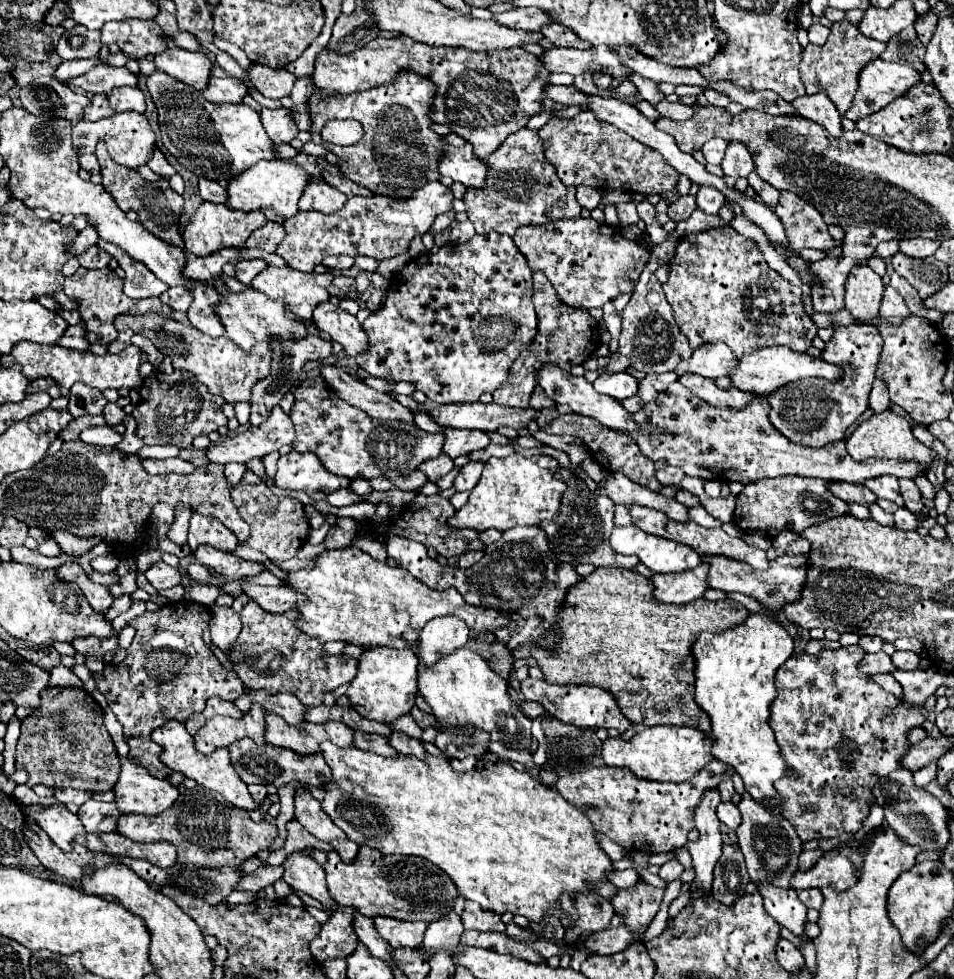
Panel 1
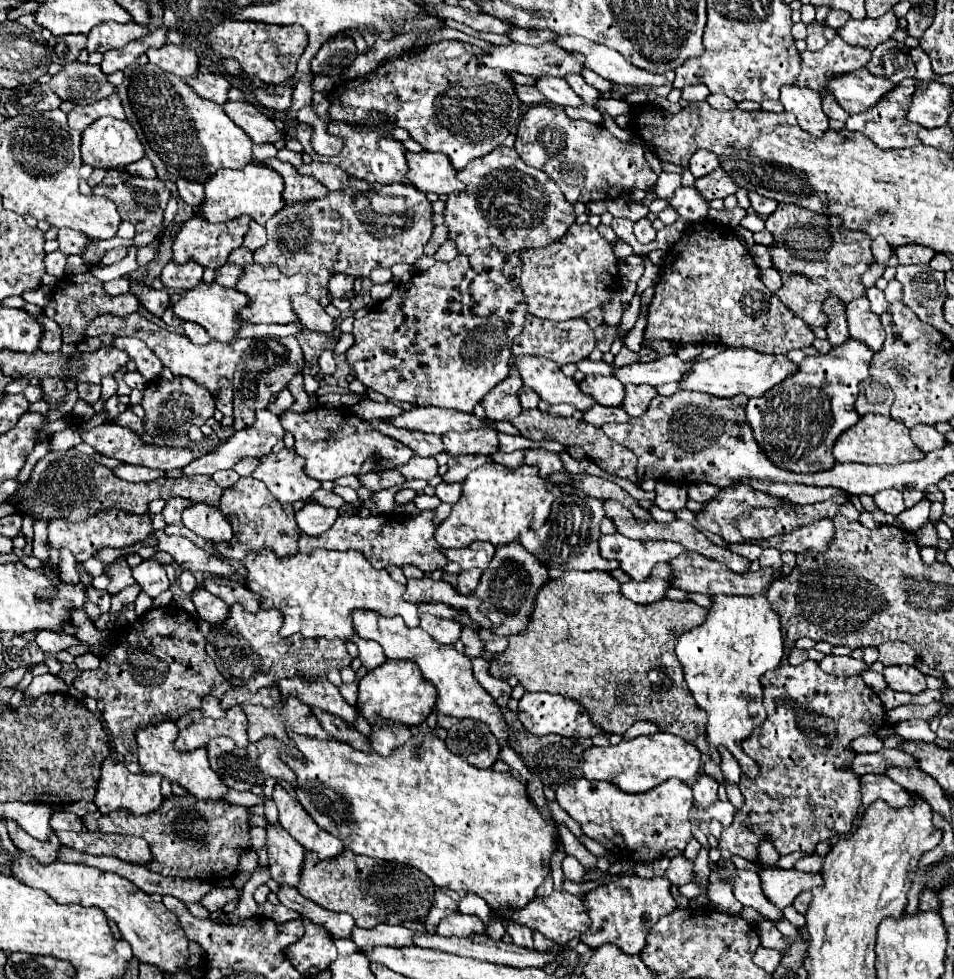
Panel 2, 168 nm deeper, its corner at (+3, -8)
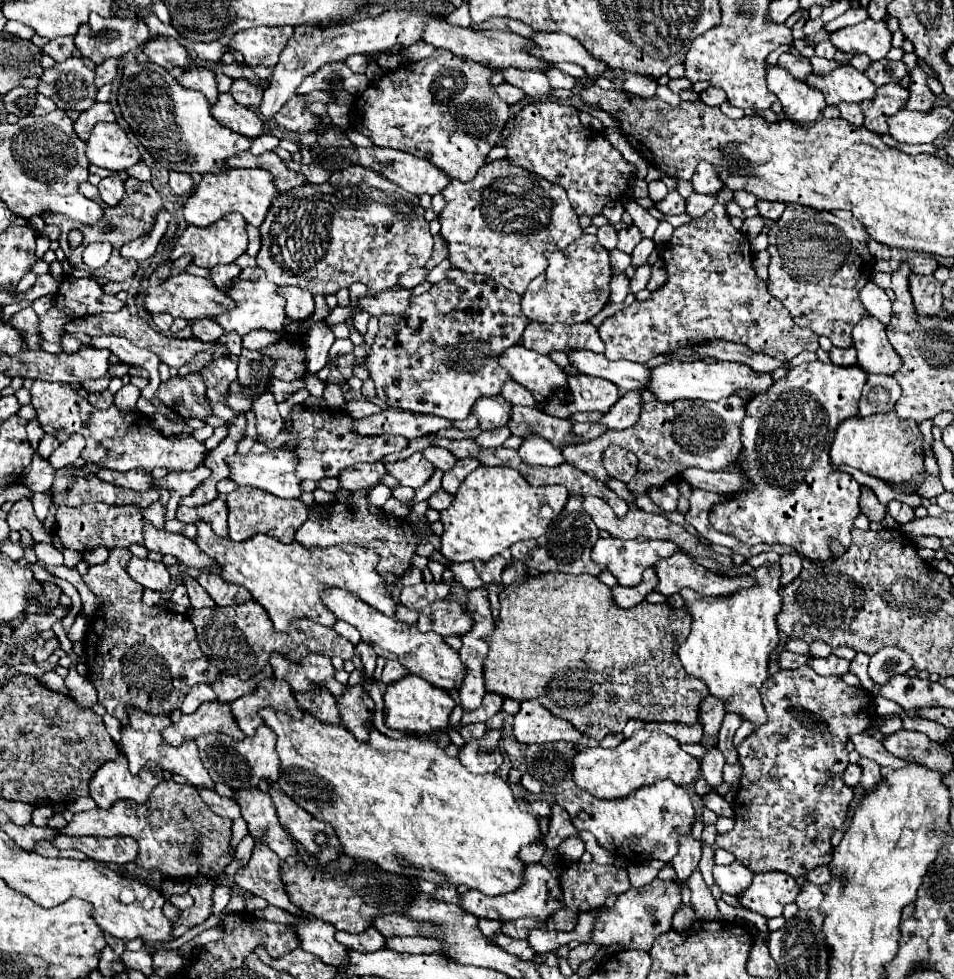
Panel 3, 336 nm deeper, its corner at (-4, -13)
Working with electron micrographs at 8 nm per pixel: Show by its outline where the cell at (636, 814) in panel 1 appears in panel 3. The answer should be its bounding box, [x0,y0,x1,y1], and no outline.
[555,781,695,863]

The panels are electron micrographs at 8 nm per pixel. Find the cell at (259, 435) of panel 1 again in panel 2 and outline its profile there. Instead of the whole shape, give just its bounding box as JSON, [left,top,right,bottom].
[184,410,284,476]

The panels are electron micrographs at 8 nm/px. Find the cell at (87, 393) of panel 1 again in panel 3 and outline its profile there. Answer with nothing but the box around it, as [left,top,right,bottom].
[81,373,111,393]

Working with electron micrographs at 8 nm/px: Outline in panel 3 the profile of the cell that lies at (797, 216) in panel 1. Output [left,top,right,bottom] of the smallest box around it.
[767,203,875,347]

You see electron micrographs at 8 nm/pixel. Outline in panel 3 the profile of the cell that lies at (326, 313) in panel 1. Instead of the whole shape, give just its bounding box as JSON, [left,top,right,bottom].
[277,287,315,321]

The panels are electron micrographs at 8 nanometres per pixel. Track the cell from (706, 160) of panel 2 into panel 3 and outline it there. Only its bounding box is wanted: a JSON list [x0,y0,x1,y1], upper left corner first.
[691,163,723,195]

